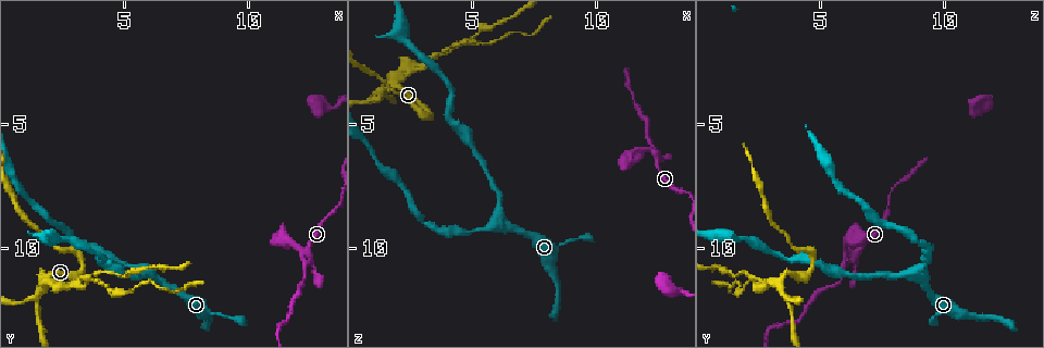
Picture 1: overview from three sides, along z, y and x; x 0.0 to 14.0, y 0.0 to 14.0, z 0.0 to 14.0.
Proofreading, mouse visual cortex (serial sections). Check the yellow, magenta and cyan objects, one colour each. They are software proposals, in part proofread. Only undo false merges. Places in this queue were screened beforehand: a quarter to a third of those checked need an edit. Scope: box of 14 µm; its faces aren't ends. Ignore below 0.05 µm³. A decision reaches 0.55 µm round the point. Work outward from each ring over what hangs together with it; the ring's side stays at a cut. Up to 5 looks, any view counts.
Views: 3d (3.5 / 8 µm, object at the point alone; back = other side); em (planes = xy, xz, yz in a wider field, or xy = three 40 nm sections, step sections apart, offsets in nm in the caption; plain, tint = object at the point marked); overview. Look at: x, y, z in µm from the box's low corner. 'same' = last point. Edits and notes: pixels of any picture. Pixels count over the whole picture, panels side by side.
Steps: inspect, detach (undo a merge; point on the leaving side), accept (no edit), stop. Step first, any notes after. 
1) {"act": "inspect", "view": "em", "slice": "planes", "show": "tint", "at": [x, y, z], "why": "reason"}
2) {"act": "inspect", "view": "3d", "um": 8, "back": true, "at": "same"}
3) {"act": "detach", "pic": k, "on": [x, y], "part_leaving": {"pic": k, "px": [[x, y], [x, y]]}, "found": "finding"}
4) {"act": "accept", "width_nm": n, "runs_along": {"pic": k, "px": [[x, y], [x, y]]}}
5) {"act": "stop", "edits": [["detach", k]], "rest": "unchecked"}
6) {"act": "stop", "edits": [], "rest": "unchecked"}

{"act": "inspect", "view": "3d", "um": 3.5, "at": [1.4, 11.9, 3.5]}

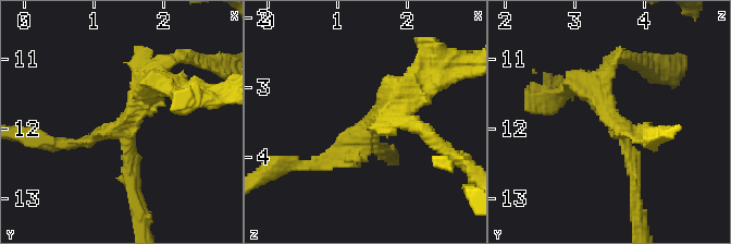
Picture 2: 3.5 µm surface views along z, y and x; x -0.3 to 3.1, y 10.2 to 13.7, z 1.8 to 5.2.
{"act": "inspect", "view": "em", "slice": "xy", "step": 1, "show": "tint", "at": [1.50, 11.90, 3.55], "arms": 3, "arm_widths_nm": [200, 200, 200], "why": "shape alone is not enough"}

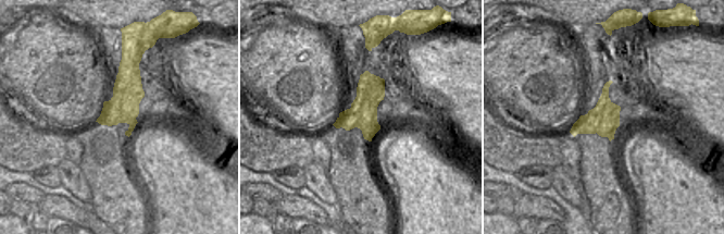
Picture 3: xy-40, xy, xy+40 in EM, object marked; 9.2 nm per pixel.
{"act": "detach", "pic": 2, "on": [170, 82], "found": "a second cell is stuck on"}

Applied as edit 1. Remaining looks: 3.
{"act": "inspect", "view": "3d", "um": 3.5, "back": true, "at": [6.1, 11.1, 9.2], "why": "sharp bend"}

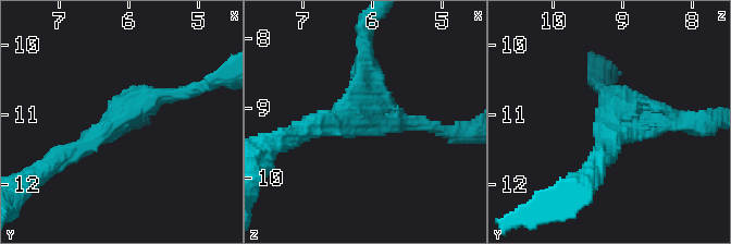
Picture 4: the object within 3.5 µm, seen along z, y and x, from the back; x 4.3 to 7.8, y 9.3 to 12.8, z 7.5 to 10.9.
{"act": "inspect", "view": "em", "slice": "xy", "step": 1, "show": "plain", "at": [6.15, 11.05, 9.10], "arms": 3, "arm_widths_nm": [250, 250, 300]}

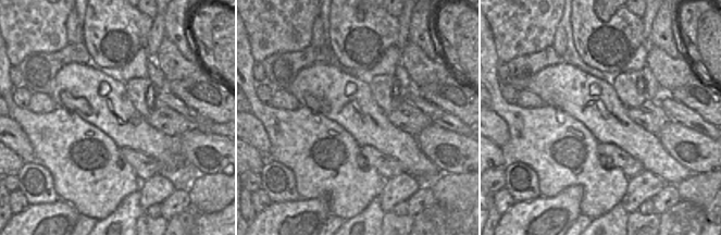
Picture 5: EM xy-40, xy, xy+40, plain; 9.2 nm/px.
{"act": "inspect", "view": "em", "slice": "xy", "step": 1, "show": "tint", "at": "same"}

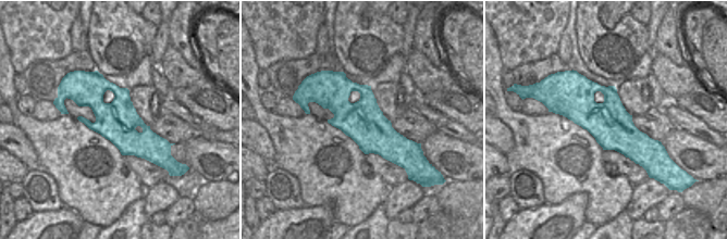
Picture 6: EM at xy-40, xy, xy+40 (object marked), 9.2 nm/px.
{"act": "accept", "width_nm": 380, "runs_along": {"pic": 6, "px": [[551, 109], [657, 146]]}, "found": "all the same cell"}

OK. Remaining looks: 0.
{"act": "stop", "edits": [["detach", 2]], "rest": "unchecked"}

